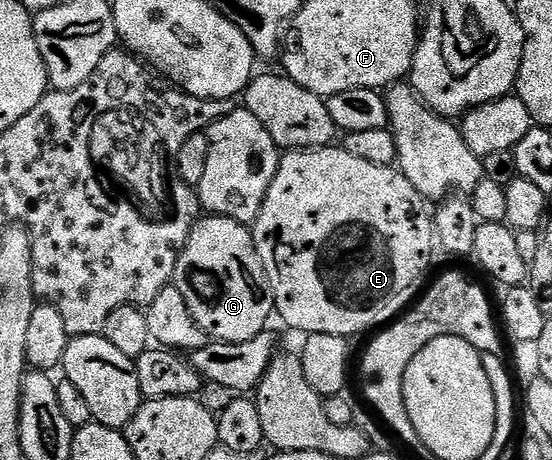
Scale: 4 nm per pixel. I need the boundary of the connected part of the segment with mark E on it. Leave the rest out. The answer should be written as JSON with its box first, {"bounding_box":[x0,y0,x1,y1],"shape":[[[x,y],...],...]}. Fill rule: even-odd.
{"bounding_box":[250,146,437,338],"shape":[[[342,146],[285,151],[274,174],[274,182],[270,182],[270,190],[262,202],[262,210],[250,231],[264,273],[268,276],[268,284],[272,288],[275,315],[281,316],[290,327],[297,328],[303,334],[334,334],[349,338],[360,336],[363,332],[371,333],[391,324],[413,303],[414,298],[425,291],[430,280],[428,271],[432,268],[432,244],[434,248],[437,243],[433,209],[429,201],[418,194],[414,186],[410,186],[408,179],[395,167],[373,166],[362,158],[354,158],[354,154],[350,154]]]}

